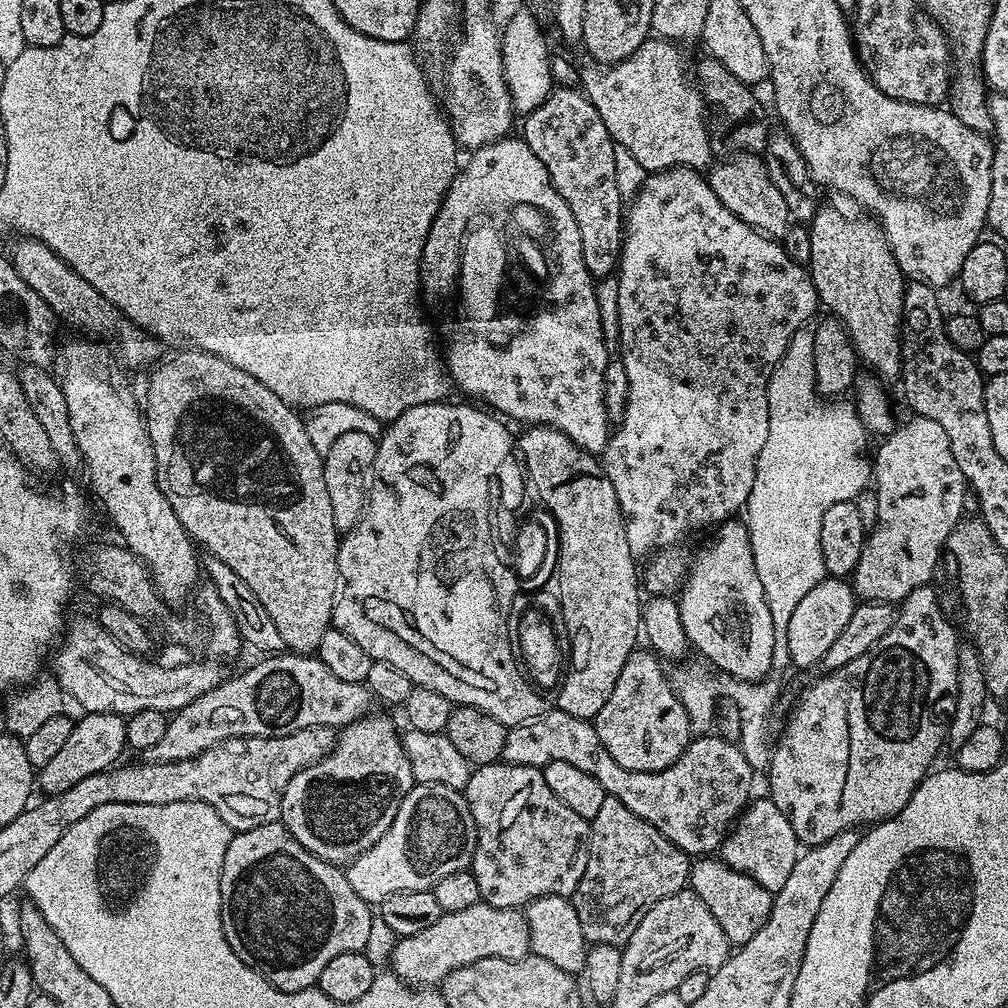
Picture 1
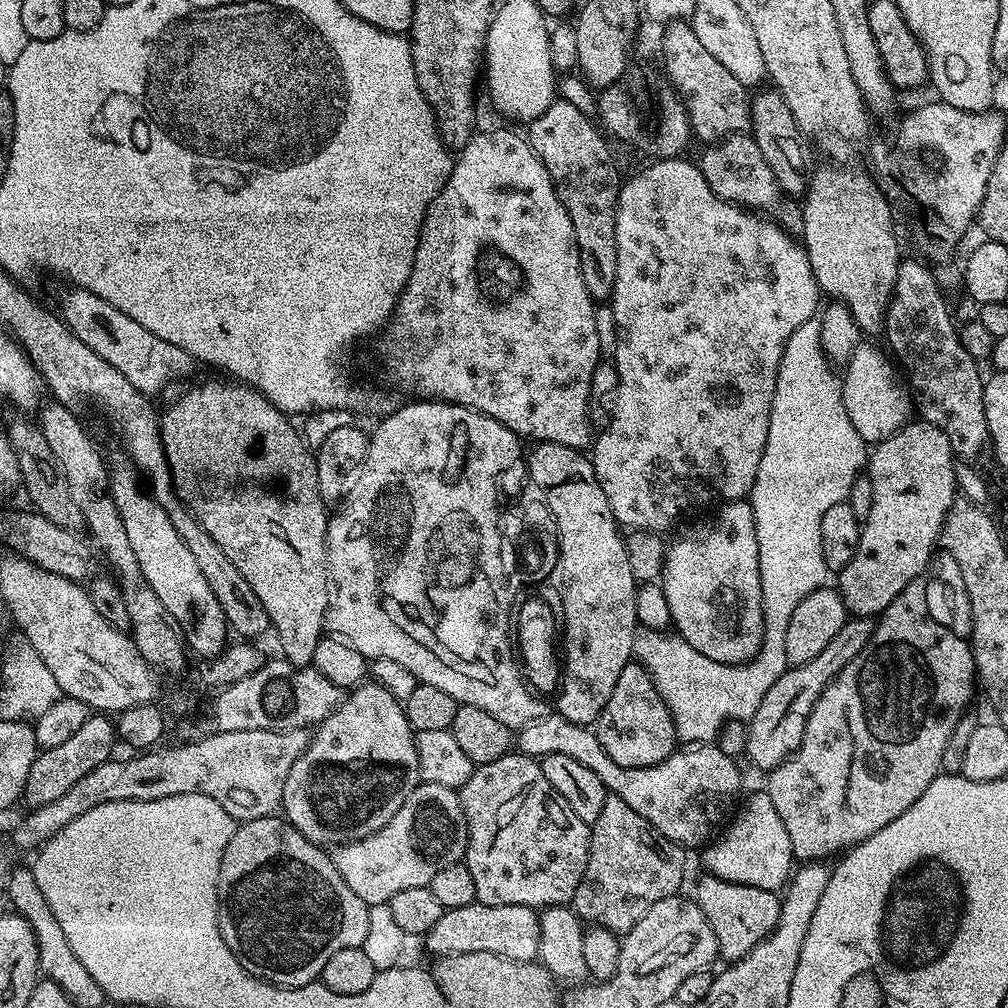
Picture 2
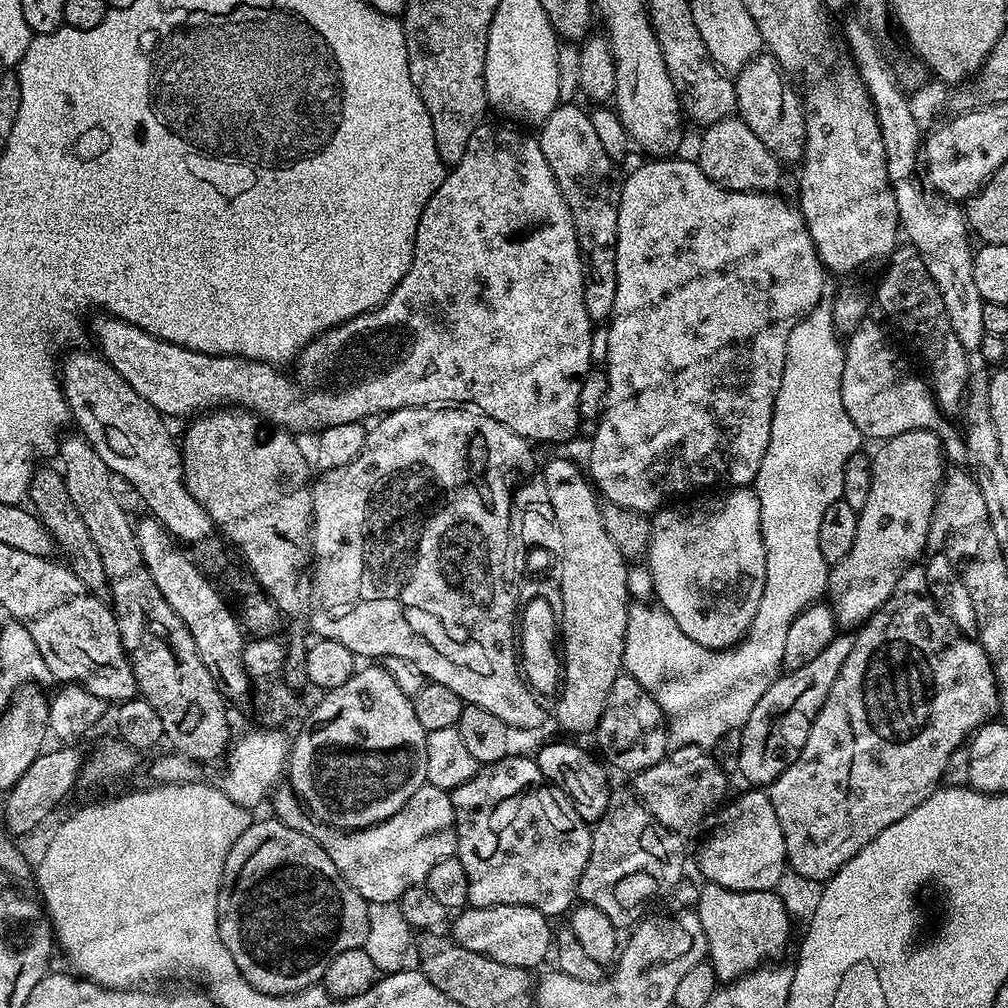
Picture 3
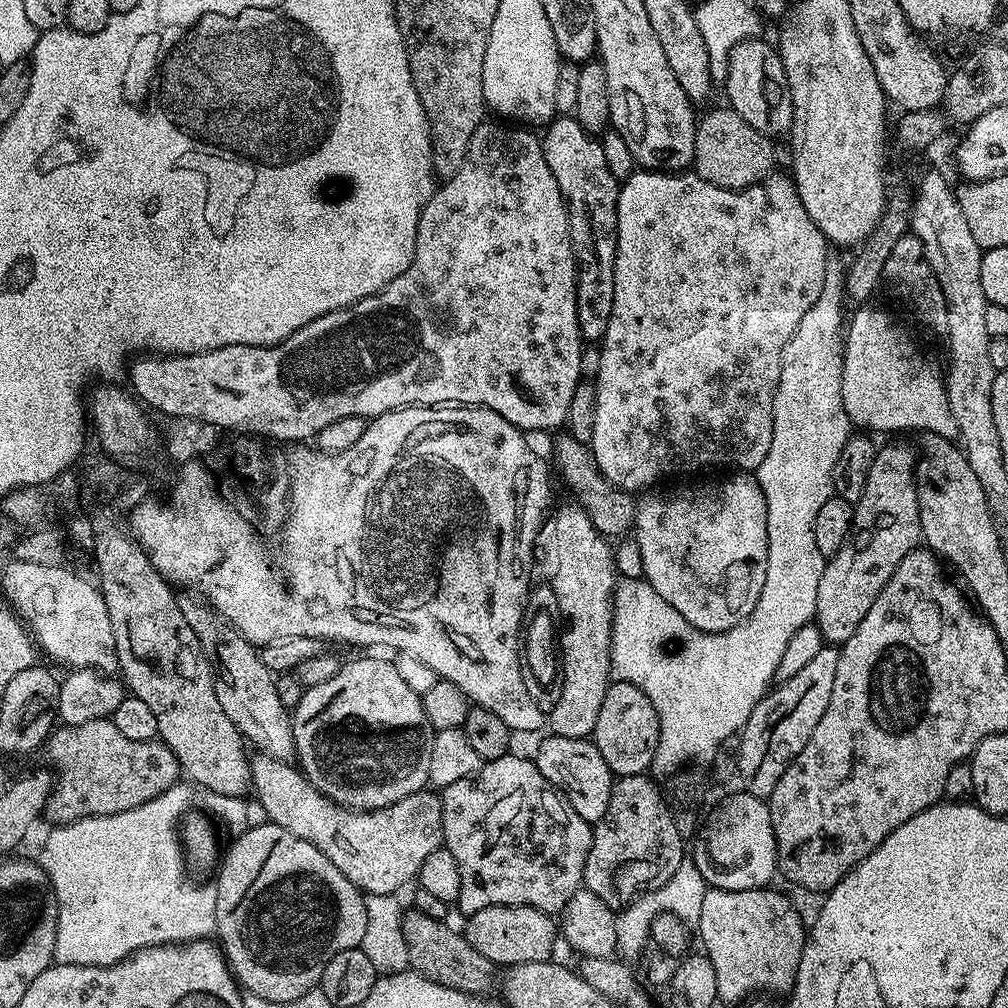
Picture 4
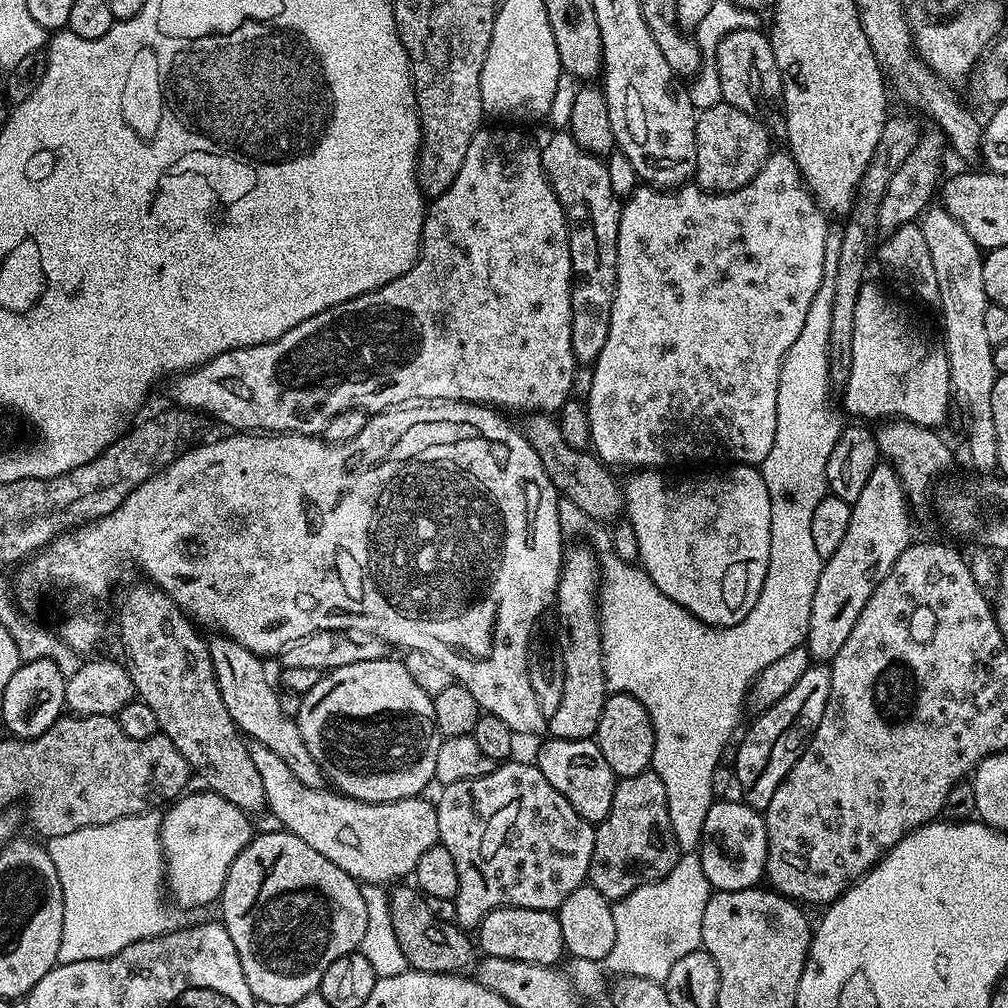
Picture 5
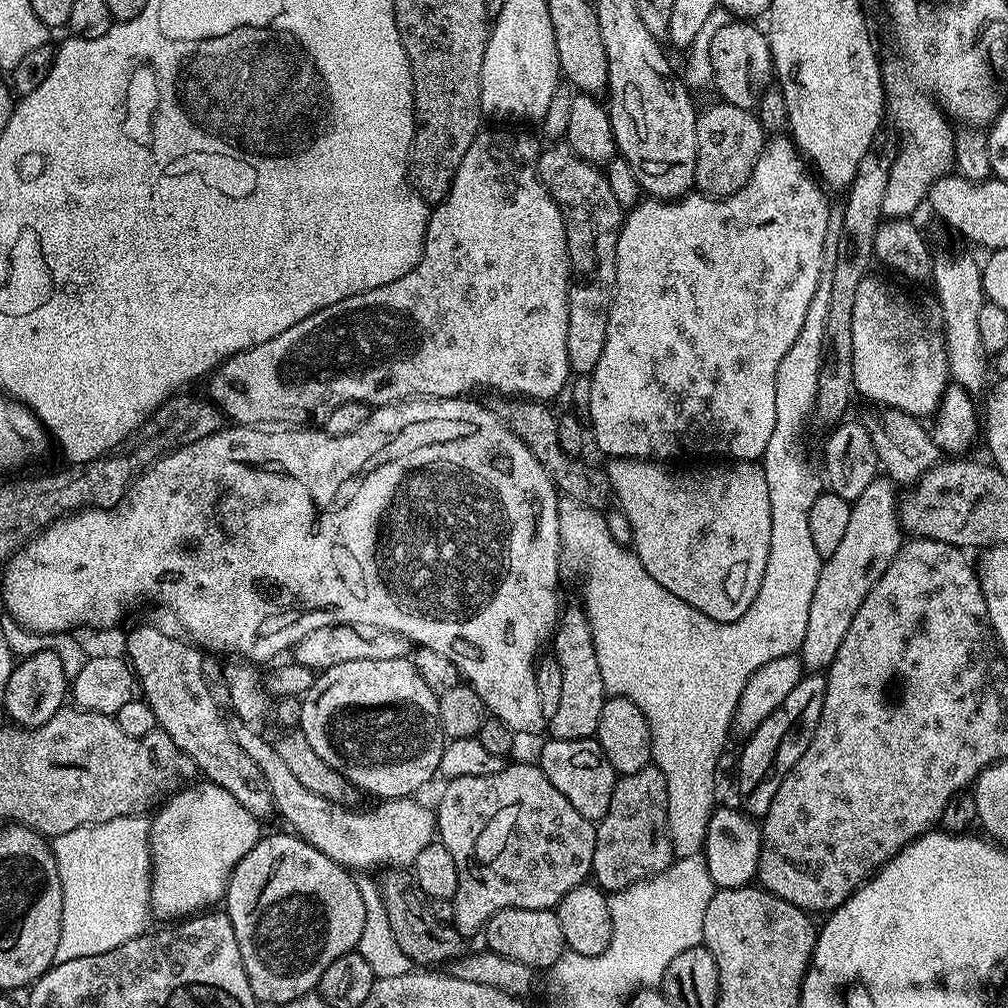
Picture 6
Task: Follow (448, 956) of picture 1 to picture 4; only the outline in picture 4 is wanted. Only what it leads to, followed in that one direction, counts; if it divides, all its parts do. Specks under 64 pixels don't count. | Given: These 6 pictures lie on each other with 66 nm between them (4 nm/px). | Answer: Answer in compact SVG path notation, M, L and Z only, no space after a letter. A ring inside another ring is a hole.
M499 904L486 906L486 910L478 910L467 917L466 935L470 946L478 950L478 954L492 963L493 966L507 966L522 962L542 962L552 960L552 947L558 944L558 924L549 913L525 904Z

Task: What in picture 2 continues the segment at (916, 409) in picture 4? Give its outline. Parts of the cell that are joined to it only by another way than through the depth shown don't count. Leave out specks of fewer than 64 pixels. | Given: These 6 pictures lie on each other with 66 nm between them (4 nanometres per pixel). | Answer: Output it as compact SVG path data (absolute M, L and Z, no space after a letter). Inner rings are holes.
M868 342L860 343L847 362L848 373L842 376L846 414L850 414L854 430L858 430L860 437L869 446L890 438L914 416L914 397L889 353L881 348L875 348Z

